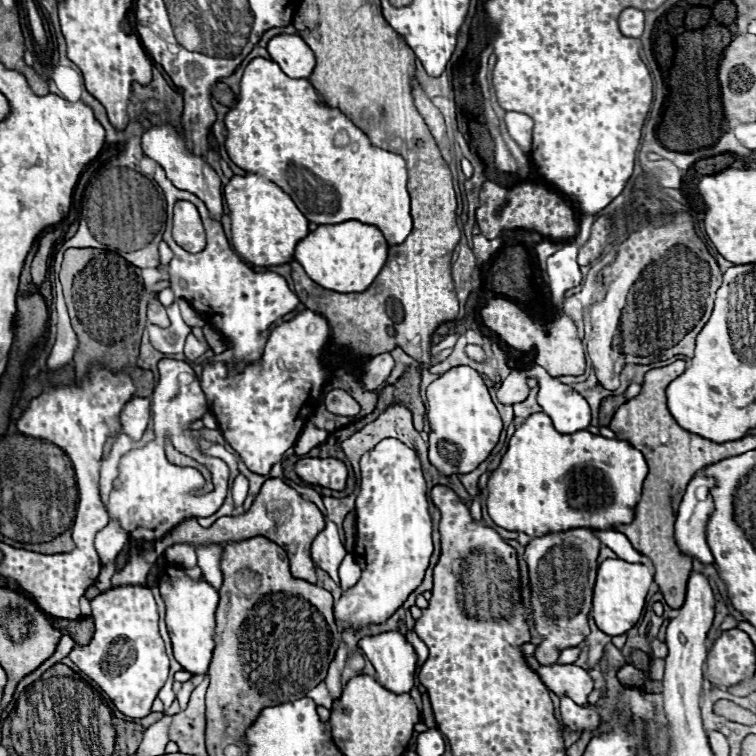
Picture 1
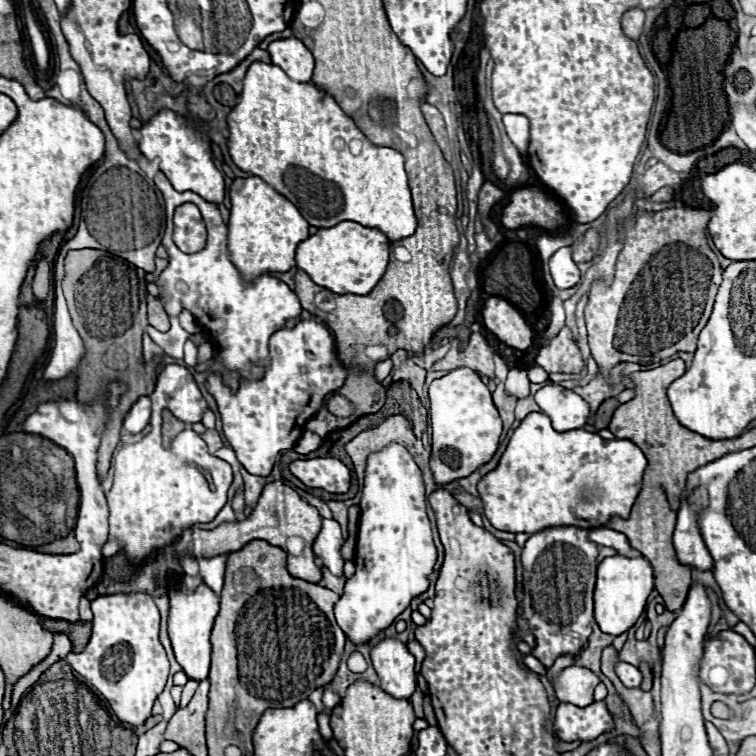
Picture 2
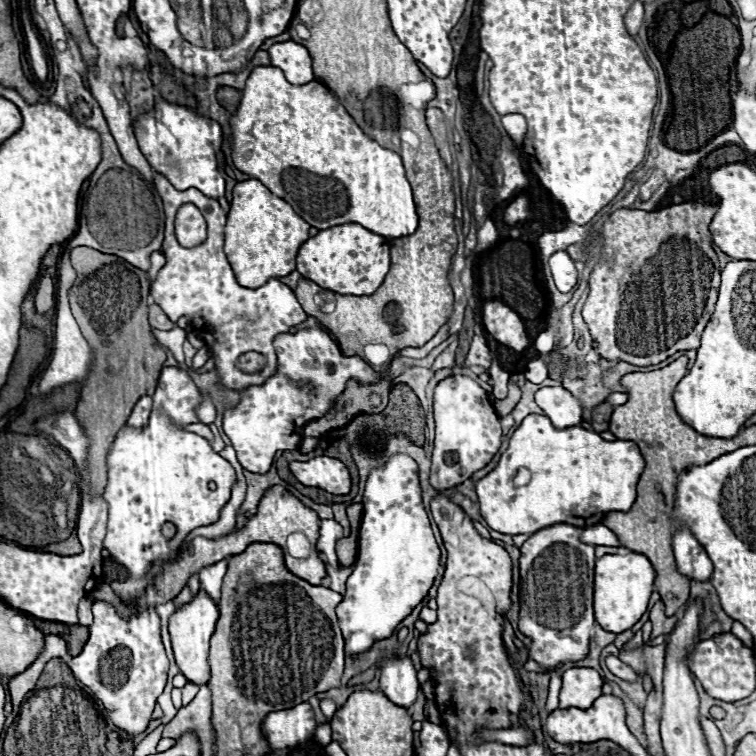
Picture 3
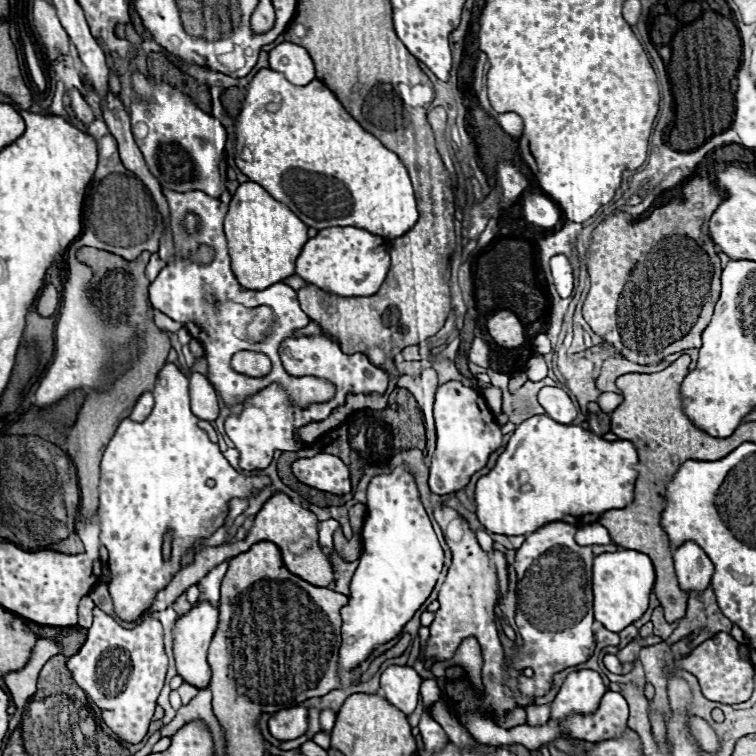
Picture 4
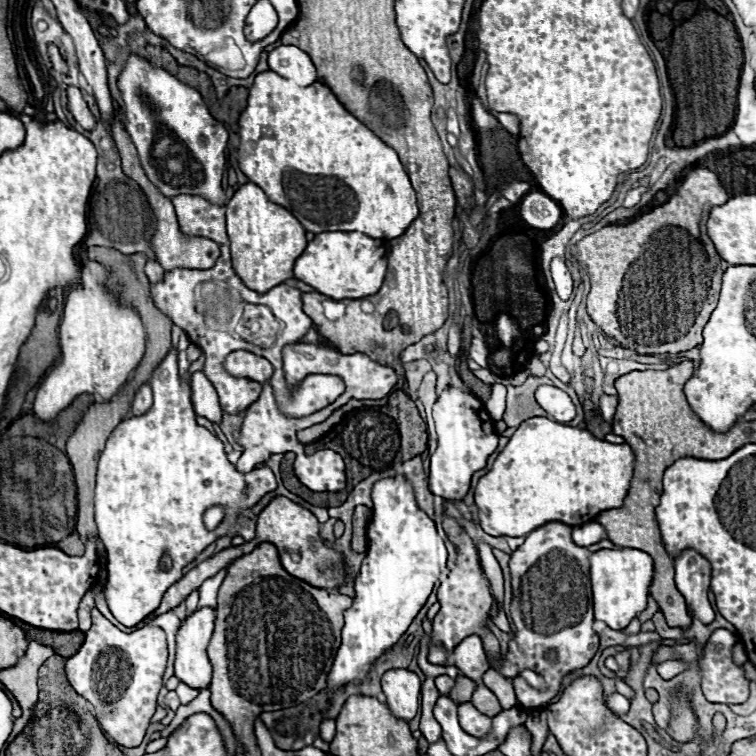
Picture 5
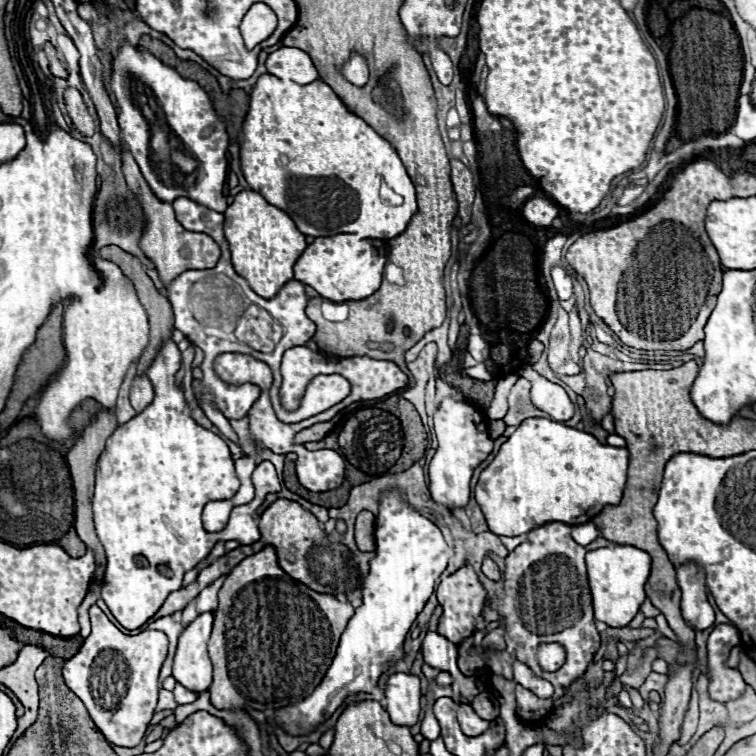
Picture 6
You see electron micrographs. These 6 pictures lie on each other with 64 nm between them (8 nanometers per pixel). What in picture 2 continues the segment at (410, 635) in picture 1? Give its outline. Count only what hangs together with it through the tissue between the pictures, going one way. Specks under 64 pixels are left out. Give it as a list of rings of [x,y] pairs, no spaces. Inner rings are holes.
[[[416,639],[408,641],[407,647],[411,654],[415,657],[415,670],[419,673],[422,662],[425,658],[425,651]]]

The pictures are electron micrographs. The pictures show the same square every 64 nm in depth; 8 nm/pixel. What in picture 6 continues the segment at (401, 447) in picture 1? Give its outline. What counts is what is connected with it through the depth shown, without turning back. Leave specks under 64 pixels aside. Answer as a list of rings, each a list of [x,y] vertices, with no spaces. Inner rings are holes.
[[[398,488],[380,494],[374,542],[374,558],[370,560],[370,570],[364,574],[360,586],[362,606],[358,606],[348,620],[326,678],[310,698],[274,714],[274,722],[290,734],[312,732],[320,722],[334,714],[348,694],[372,692],[384,666],[402,658],[404,638],[434,592],[436,580],[446,570],[448,544],[444,542],[444,536],[434,522],[424,518],[404,500],[404,494]]]

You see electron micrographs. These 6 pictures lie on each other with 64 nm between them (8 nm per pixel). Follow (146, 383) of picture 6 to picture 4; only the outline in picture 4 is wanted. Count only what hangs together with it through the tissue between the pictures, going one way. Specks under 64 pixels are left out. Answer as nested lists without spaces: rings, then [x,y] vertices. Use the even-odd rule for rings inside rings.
[[[144,392],[144,394],[138,398],[138,402],[136,402],[136,406],[134,406],[132,414],[130,414],[130,420],[134,420],[134,422],[144,422],[146,416],[152,412],[152,406],[154,406],[152,394],[150,394],[150,392]]]

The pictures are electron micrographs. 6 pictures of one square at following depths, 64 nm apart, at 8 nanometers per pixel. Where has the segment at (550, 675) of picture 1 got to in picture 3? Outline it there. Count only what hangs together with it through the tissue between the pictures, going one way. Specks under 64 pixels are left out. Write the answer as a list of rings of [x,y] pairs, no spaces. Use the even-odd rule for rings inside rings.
[[[570,668],[562,674],[560,688],[560,706],[574,708],[590,708],[594,700],[600,696],[604,680],[592,668]]]

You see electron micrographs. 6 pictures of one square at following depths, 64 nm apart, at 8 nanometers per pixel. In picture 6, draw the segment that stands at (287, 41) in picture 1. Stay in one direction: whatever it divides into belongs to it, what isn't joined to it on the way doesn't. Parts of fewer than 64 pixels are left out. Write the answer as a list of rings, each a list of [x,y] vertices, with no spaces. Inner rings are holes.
[[[282,46],[266,60],[266,68],[280,80],[292,80],[298,84],[310,84],[318,80],[318,72],[306,52],[292,46]]]

